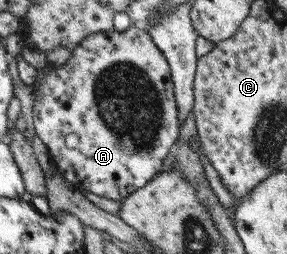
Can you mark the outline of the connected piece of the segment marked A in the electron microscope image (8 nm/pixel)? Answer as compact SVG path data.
M131 25L126 31L111 29L90 34L85 40L81 41L72 50L72 55L67 62L54 67L46 67L46 77L38 86L37 98L34 106L34 127L36 135L48 149L48 156L52 167L59 174L63 175L73 186L81 192L90 192L106 199L120 202L133 195L137 190L147 186L157 176L163 174L161 166L163 160L172 154L180 138L180 109L176 101L174 90L174 80L172 77L172 68L168 58L161 52L157 43L153 40L151 33L147 29L142 29Z

